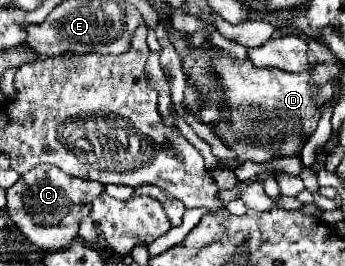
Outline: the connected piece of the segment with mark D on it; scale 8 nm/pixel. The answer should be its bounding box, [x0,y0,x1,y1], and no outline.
[212,53,322,161]

